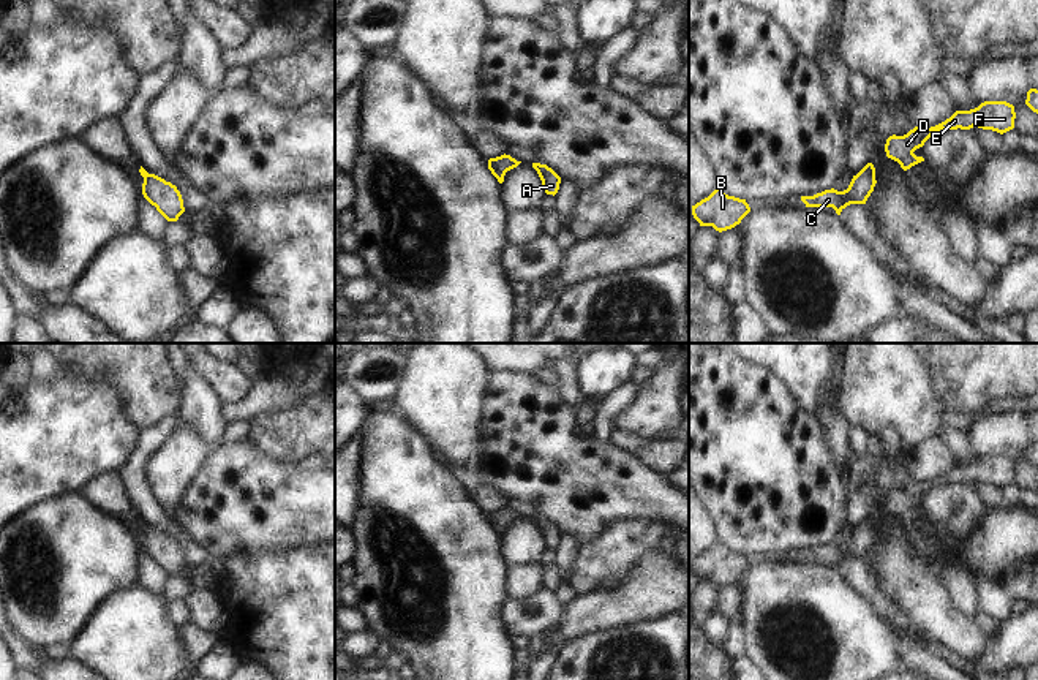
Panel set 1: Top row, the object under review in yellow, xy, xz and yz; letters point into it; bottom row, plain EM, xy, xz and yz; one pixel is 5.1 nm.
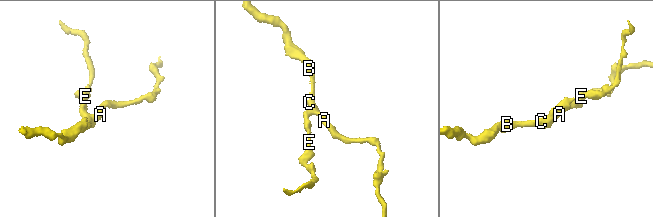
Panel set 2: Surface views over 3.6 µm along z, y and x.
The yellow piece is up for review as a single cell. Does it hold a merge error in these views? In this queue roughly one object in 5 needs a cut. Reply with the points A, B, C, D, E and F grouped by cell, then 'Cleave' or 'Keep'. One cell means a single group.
Groups: A B C D E F. Keep.

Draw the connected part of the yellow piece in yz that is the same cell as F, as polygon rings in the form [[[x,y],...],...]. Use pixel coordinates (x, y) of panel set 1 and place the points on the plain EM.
[[[984,455],[978,462],[970,465],[956,465],[945,476],[921,482],[915,481],[904,490],[889,490],[885,498],[886,511],[897,516],[904,525],[924,516],[923,511],[916,511],[913,506],[924,500],[924,497],[940,484],[970,484],[973,481],[983,484],[992,484],[1000,489],[1014,482],[1014,460],[1006,455]]]

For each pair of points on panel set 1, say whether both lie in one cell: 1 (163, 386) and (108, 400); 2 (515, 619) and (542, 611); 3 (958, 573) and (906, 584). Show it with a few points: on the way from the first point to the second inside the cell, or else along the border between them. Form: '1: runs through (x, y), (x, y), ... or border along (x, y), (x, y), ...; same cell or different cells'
1: border along (90, 378), (117, 389), (124, 413), (139, 429); different cells
2: runs through (522, 615), (536, 612); same cell
3: border along (939, 578), (950, 600), (959, 609); different cells

